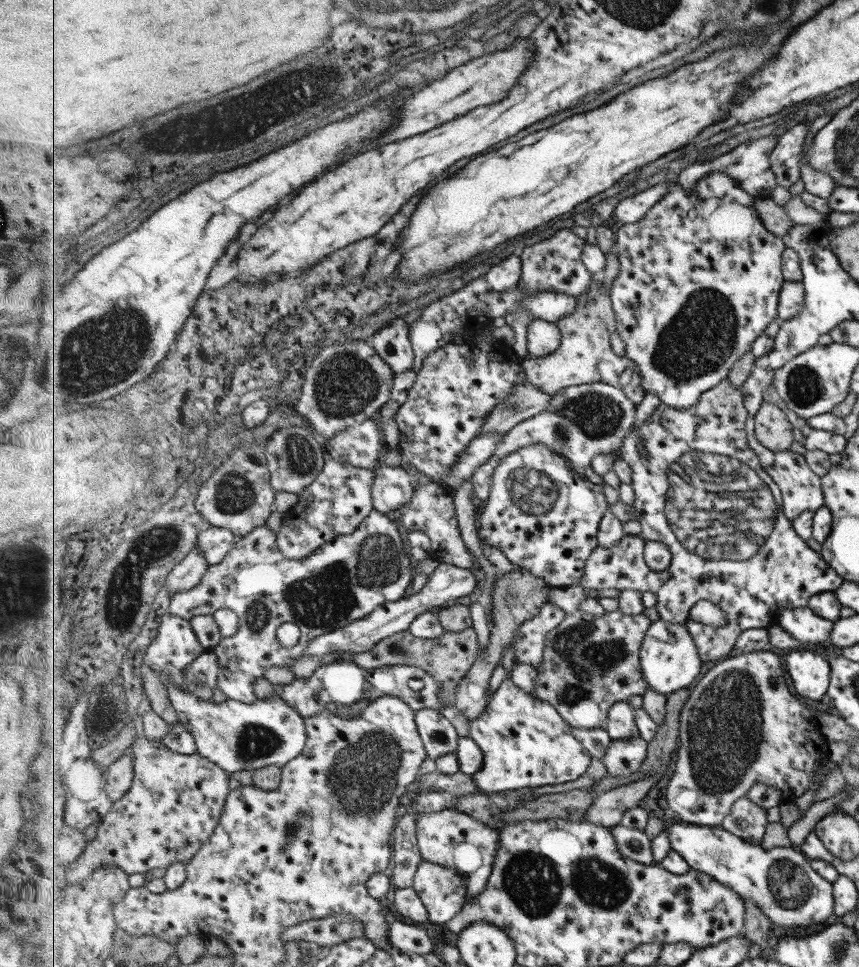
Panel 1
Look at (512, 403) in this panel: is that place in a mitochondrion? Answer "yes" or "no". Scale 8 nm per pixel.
yes

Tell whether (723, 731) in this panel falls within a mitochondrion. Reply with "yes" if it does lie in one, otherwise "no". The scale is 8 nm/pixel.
yes

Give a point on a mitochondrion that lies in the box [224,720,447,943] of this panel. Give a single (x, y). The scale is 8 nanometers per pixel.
(366, 775)

